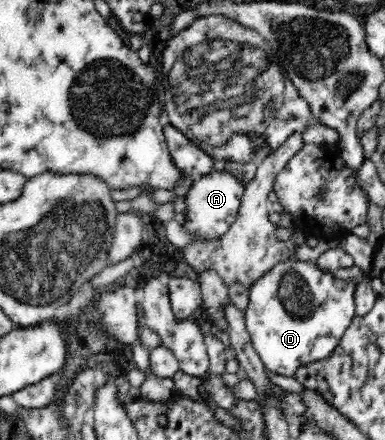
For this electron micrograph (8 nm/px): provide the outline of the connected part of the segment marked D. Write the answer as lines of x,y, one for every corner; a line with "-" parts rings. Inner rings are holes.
299,260
280,262
278,266
268,270
268,274
264,274
249,291
250,303
245,313
246,328
266,370
285,377
292,377
301,366
330,356
344,330
356,316
355,286
354,283
347,283
331,273
323,272
316,265
308,265

